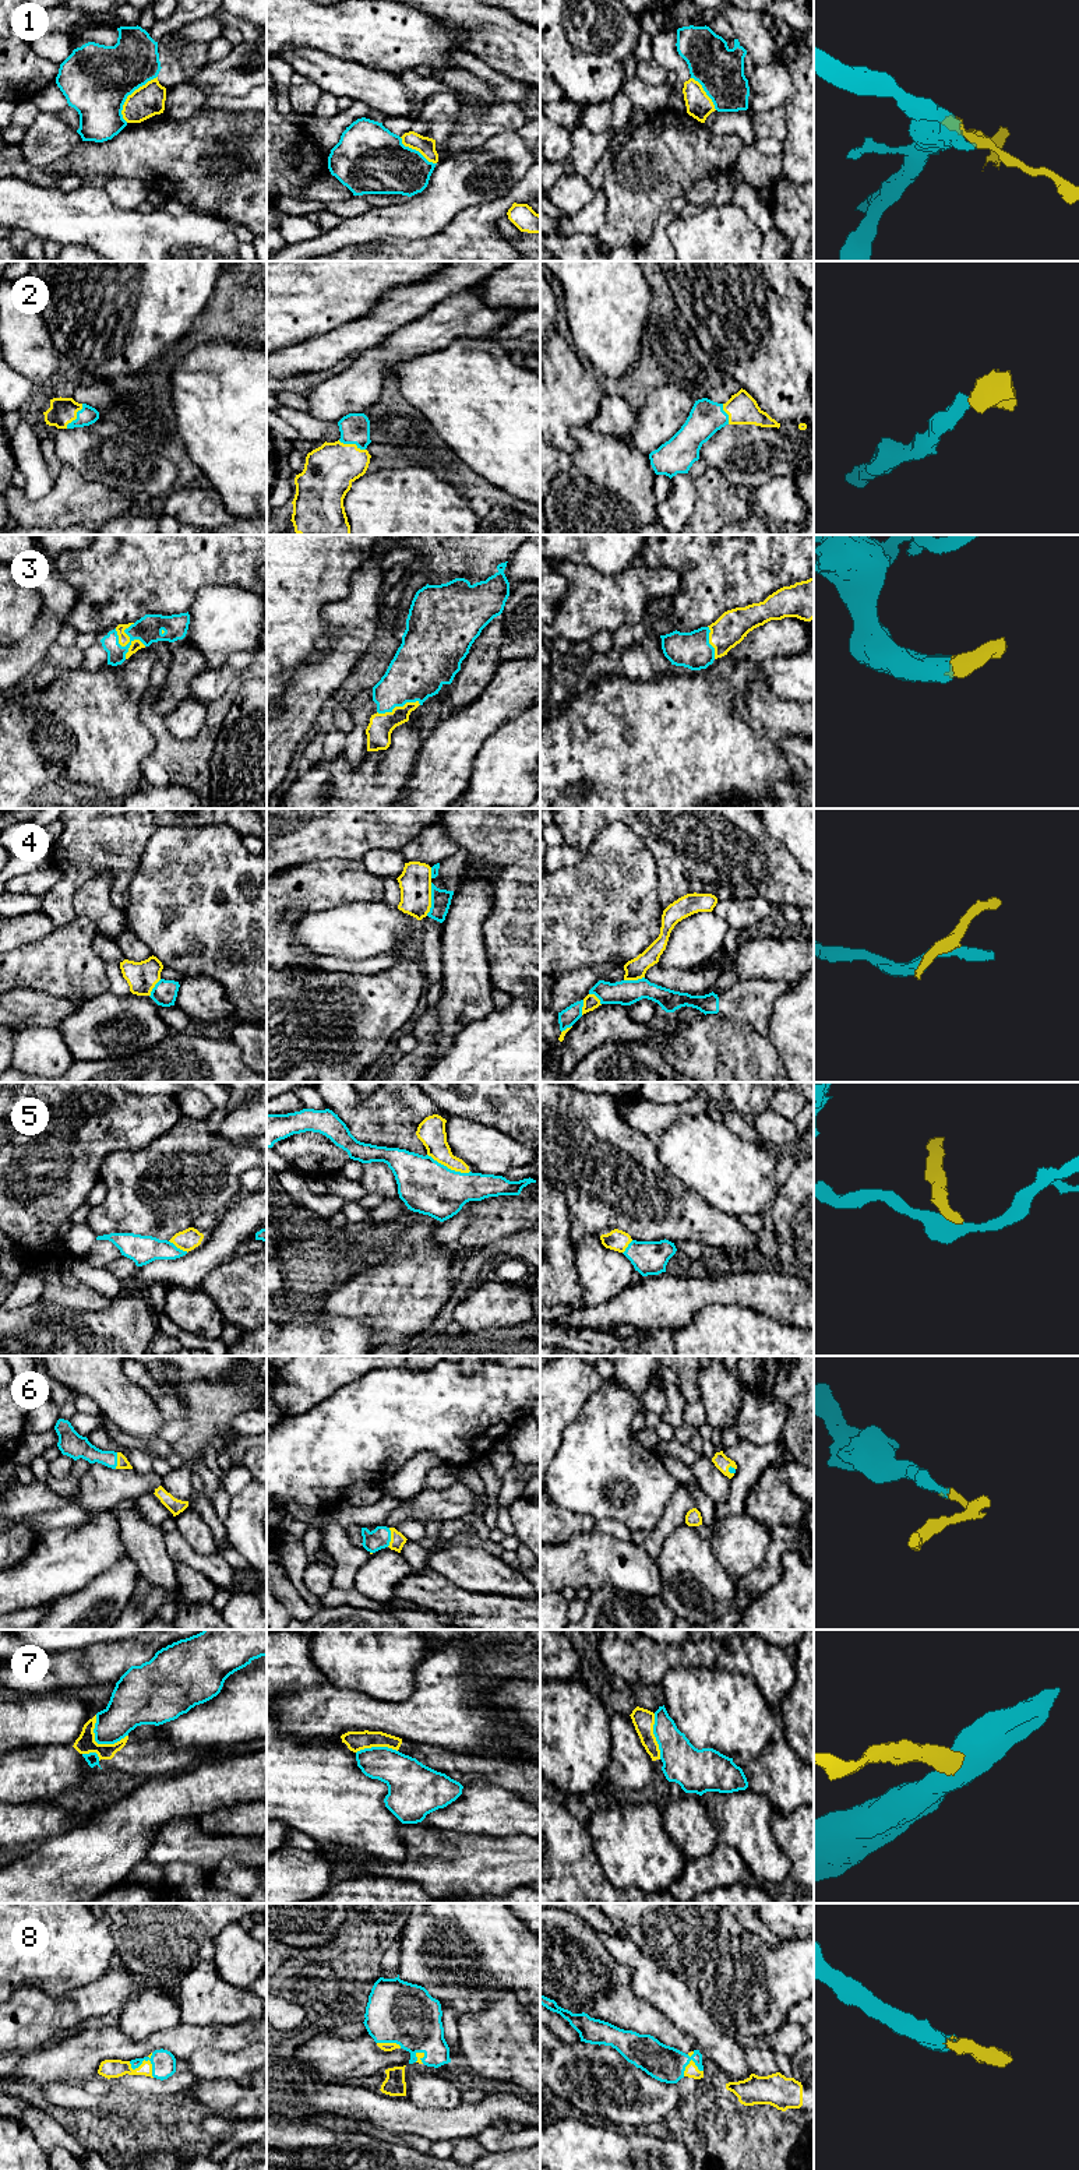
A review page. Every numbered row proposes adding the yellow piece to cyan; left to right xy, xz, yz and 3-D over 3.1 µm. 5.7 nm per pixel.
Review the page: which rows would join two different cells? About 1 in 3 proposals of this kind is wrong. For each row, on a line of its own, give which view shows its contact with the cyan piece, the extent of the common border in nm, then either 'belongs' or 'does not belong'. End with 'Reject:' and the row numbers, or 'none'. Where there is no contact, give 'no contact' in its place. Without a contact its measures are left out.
1: contact in xy; length 320 nm; does not belong
2: contact in xy; length 170 nm; belongs
3: contact in xy; length 220 nm; belongs
4: contact in xz; length 190 nm; does not belong
5: contact in xz; length 260 nm; does not belong
6: contact in xz; length 110 nm; belongs
7: contact in xy; length 220 nm; does not belong
8: contact in xy; length 180 nm; belongs
Reject: 1, 4, 5, 7

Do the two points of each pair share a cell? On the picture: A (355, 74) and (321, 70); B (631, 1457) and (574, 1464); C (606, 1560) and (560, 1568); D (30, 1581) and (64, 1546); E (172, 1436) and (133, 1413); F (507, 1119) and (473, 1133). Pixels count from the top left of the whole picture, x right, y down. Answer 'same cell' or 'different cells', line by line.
A: same cell
B: same cell
C: same cell
D: same cell
E: different cells
F: different cells

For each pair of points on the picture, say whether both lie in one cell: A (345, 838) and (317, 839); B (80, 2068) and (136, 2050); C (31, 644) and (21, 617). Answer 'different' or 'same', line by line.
A: same
B: same
C: different

